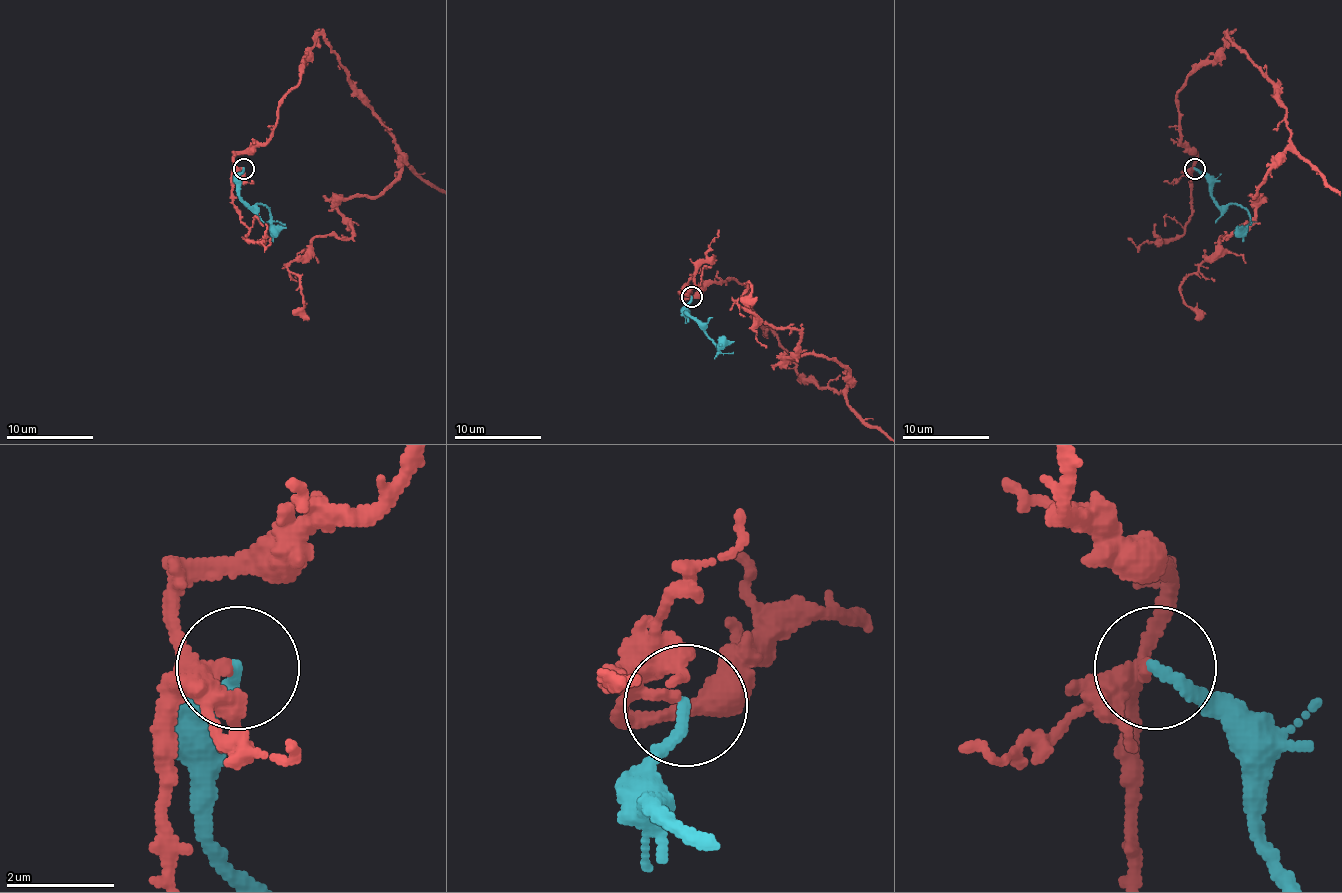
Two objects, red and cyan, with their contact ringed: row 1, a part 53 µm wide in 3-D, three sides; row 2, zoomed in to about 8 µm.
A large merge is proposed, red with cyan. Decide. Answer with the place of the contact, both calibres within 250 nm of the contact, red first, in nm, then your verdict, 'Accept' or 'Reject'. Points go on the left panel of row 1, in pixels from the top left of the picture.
Place: (244, 168). Thickness 180 nm (red) against 220 nm. Reject

